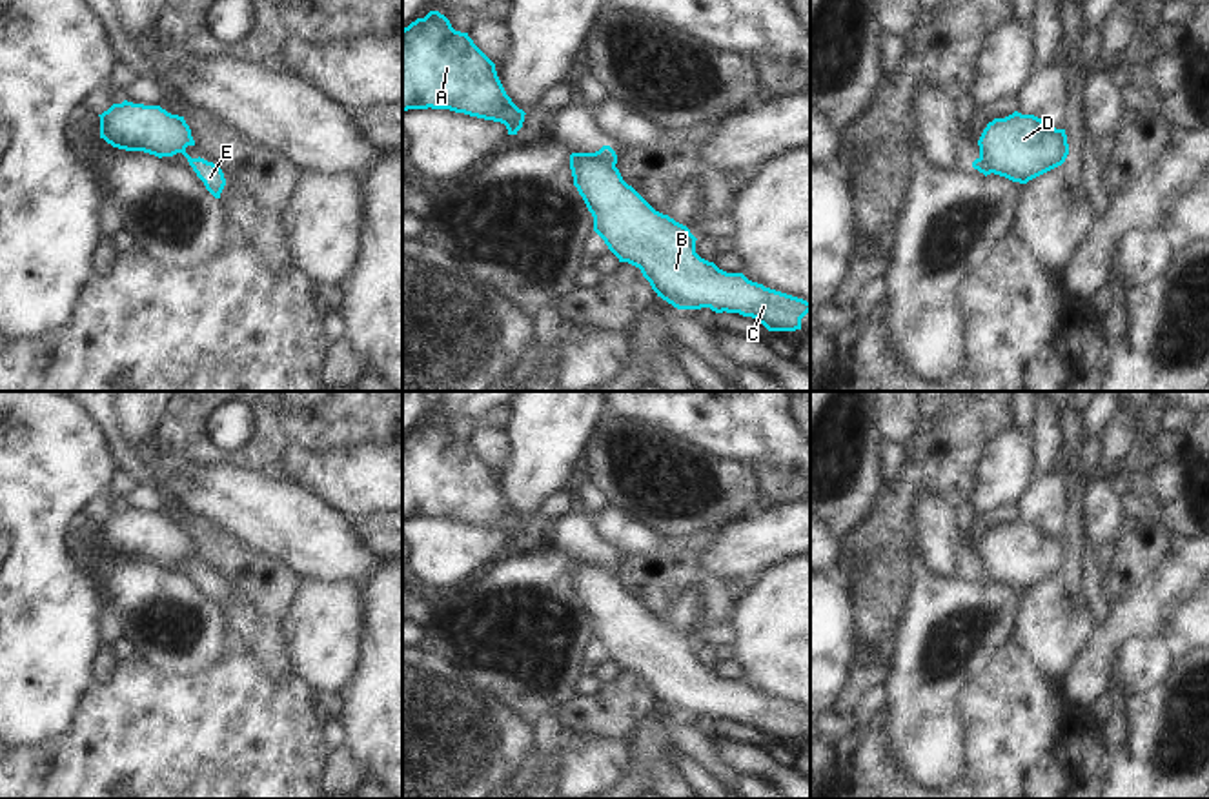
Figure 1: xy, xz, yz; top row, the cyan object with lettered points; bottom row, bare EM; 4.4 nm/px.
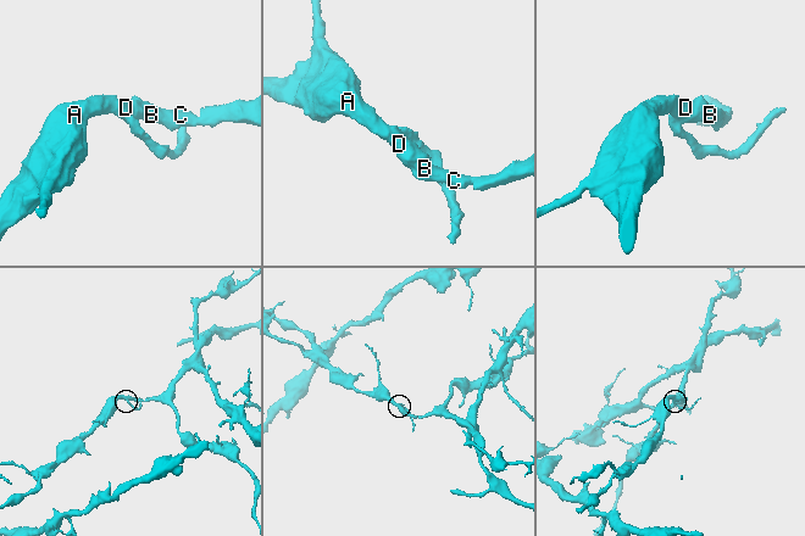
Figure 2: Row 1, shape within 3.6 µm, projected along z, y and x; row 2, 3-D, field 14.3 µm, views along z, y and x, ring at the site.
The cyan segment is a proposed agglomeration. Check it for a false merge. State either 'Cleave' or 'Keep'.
Cleave

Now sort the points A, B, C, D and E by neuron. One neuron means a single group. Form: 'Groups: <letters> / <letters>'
Groups: A B C D / E

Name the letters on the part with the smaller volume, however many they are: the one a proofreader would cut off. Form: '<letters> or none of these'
E

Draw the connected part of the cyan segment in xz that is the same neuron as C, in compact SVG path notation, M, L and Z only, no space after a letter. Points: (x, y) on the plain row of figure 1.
M572 561L570 577L574 593L583 604L588 619L594 624L594 639L604 648L608 657L619 666L641 677L652 697L677 717L710 715L716 721L739 721L752 724L768 739L796 739L801 737L801 726L810 719L810 710L765 695L763 692L748 688L743 681L726 681L714 670L701 666L696 661L696 644L690 637L668 622L655 619L632 593L628 593L615 573L608 573L595 561Z

